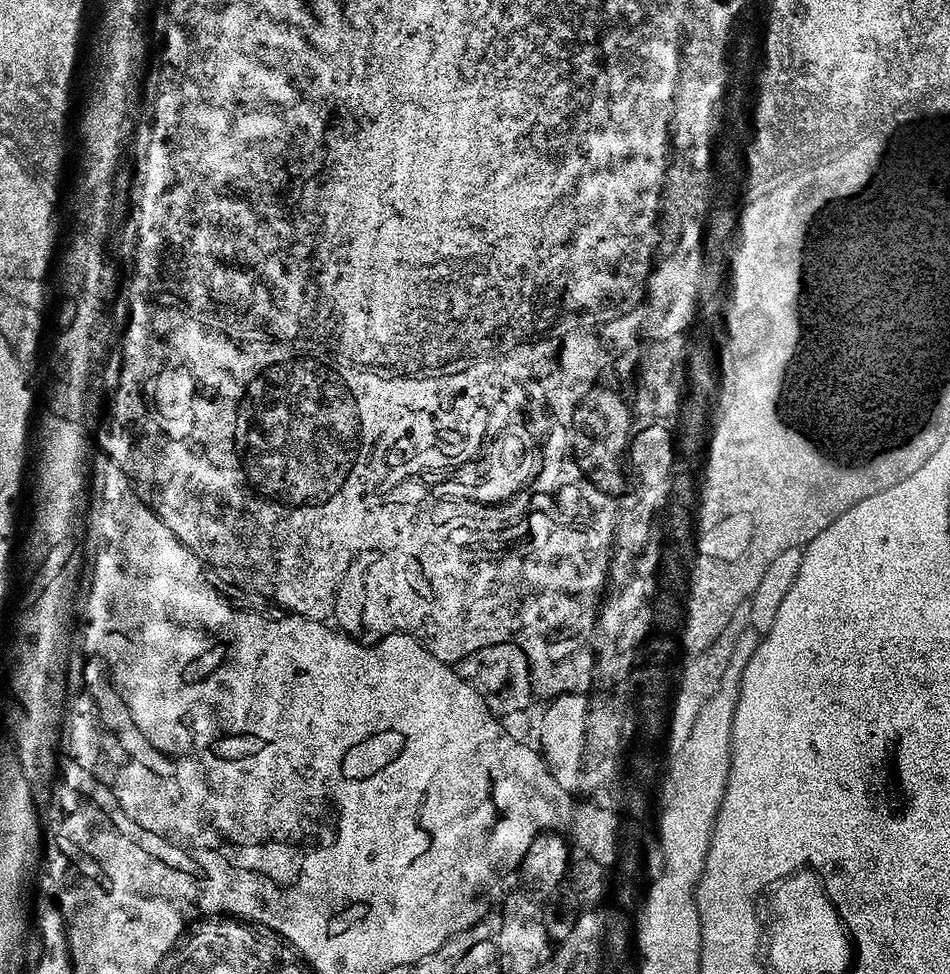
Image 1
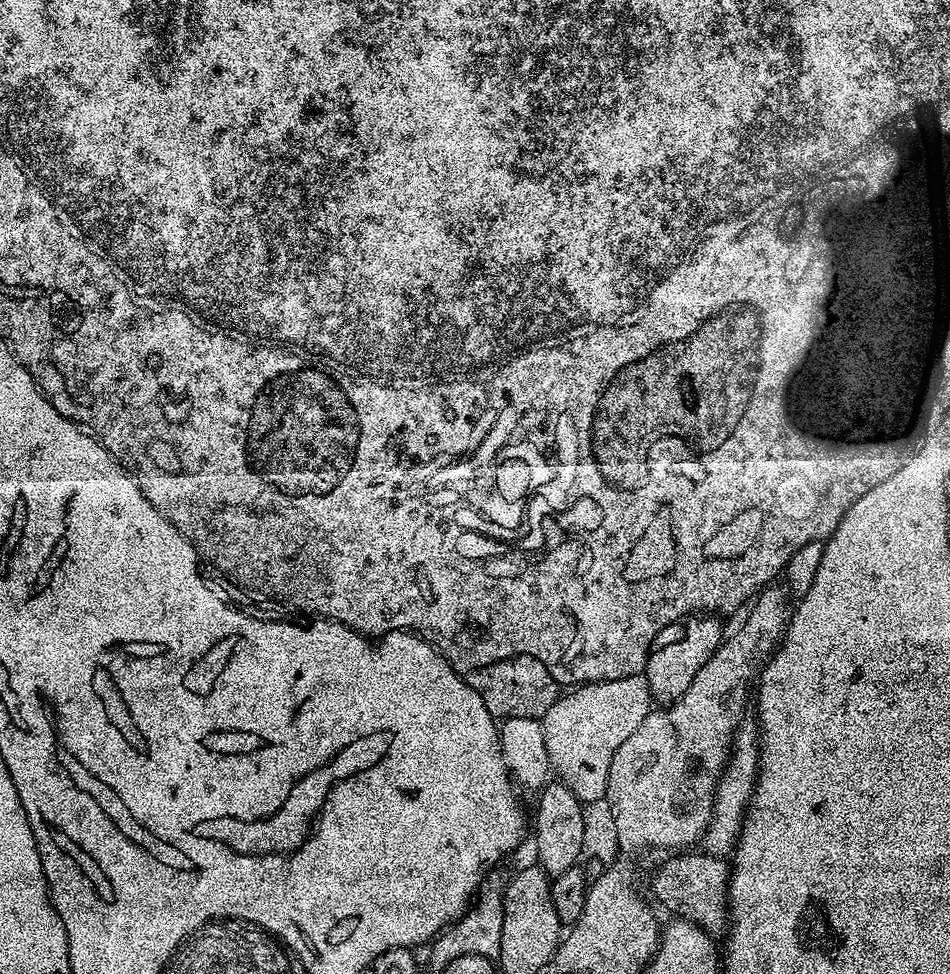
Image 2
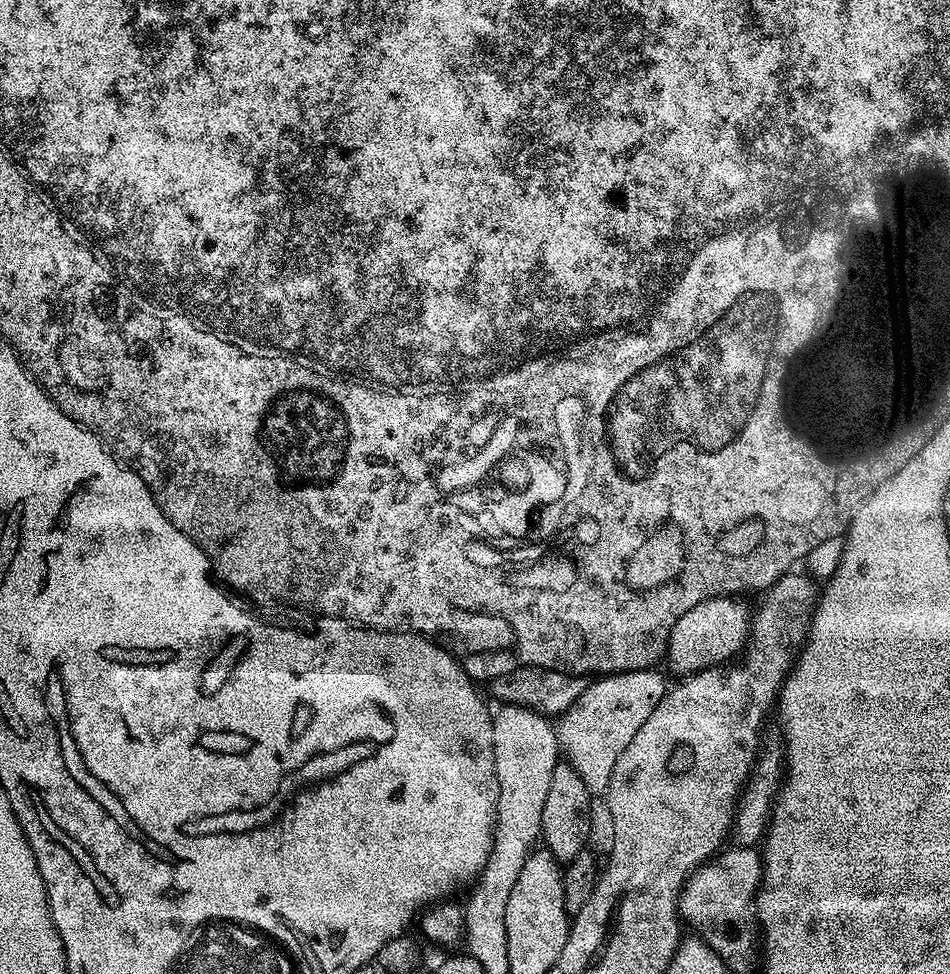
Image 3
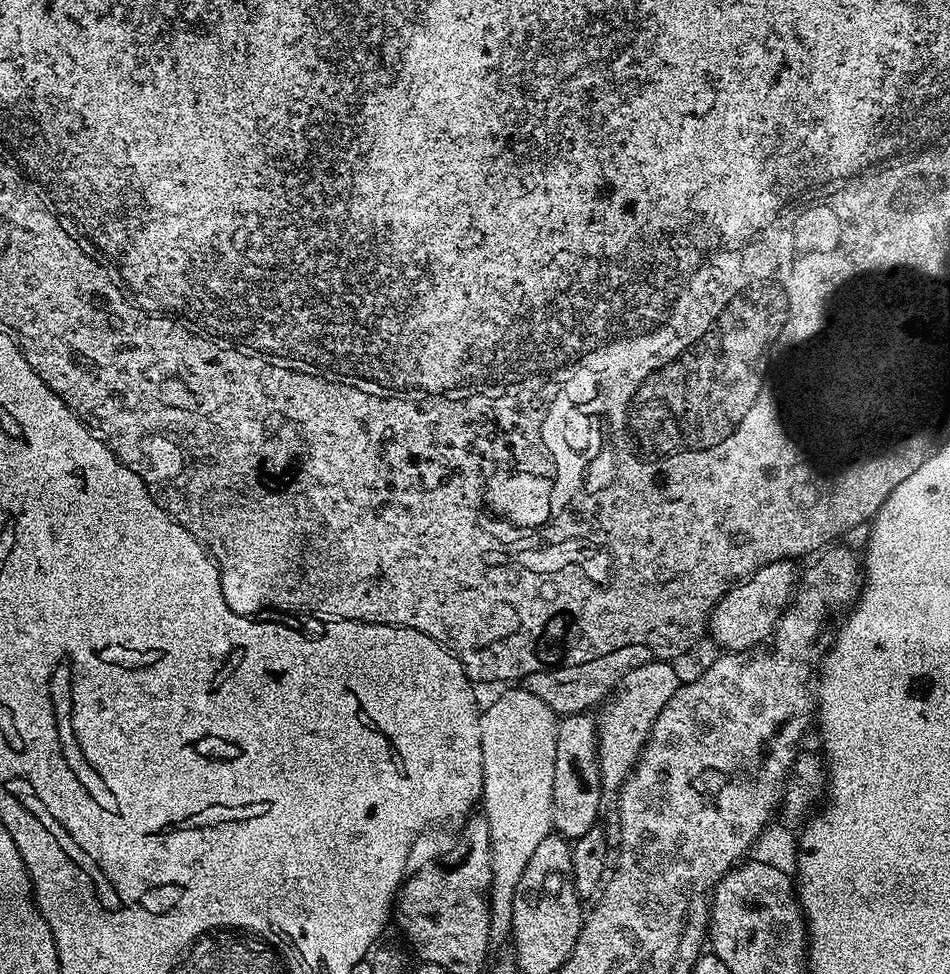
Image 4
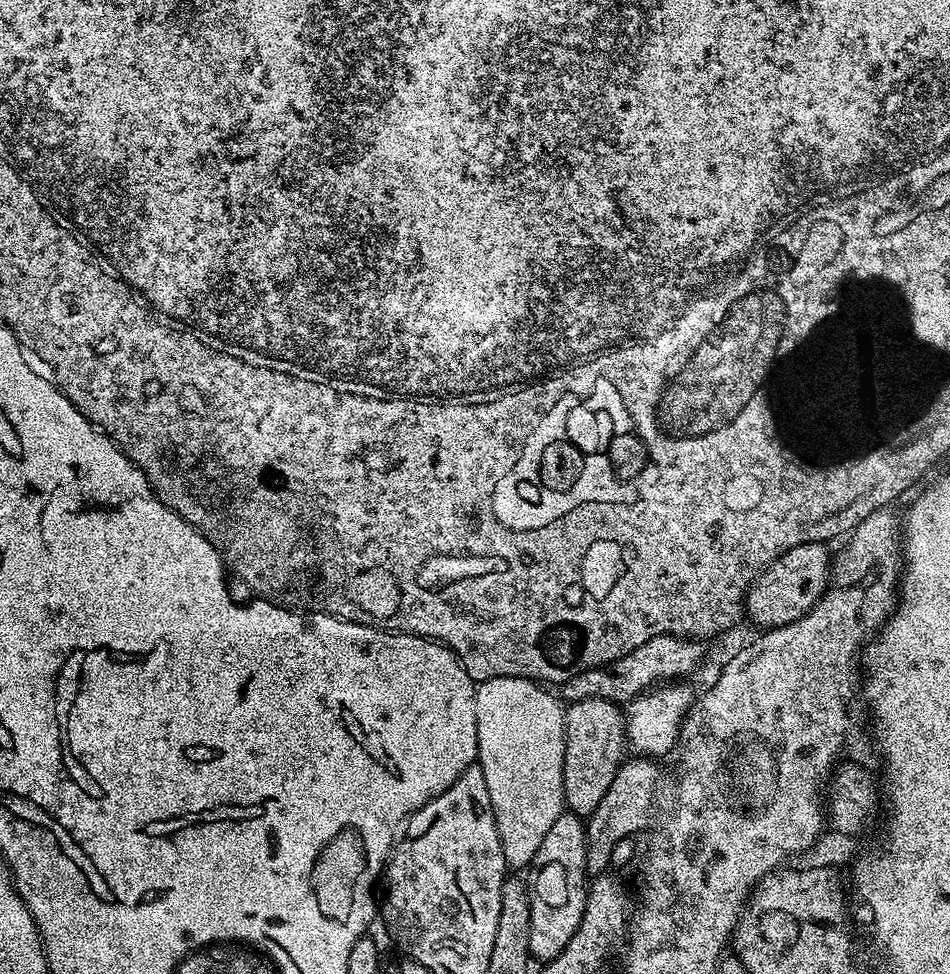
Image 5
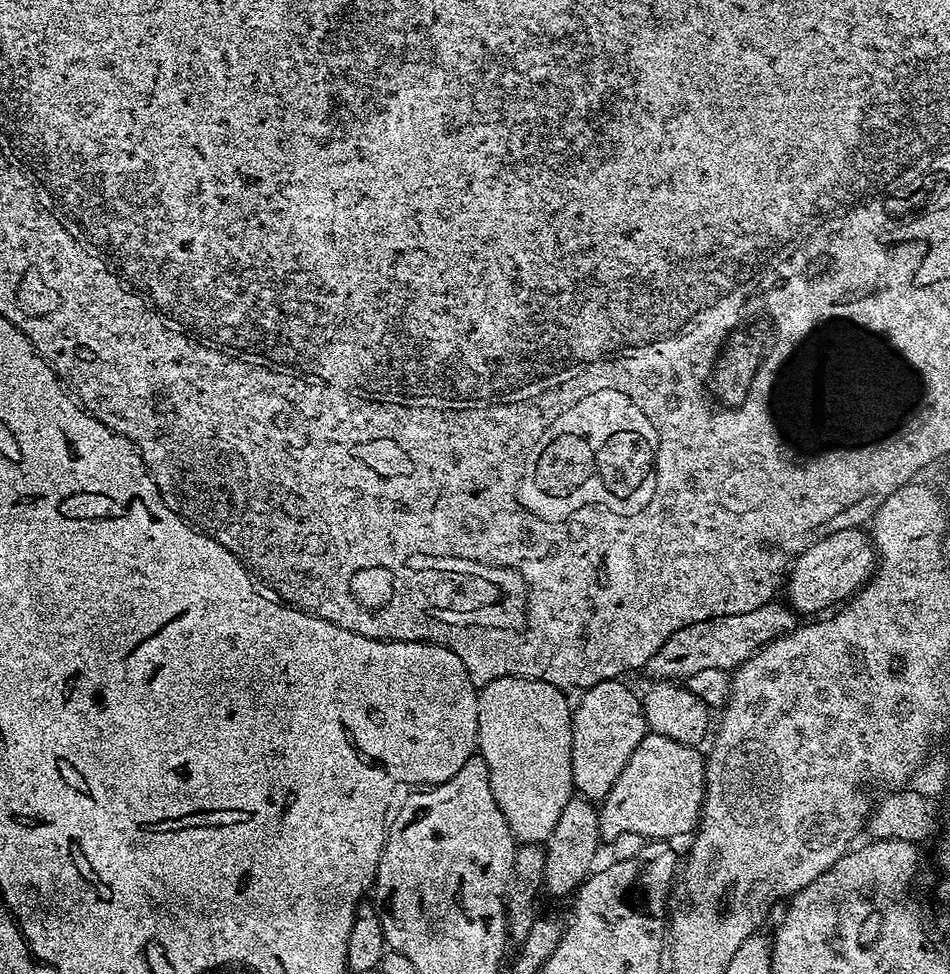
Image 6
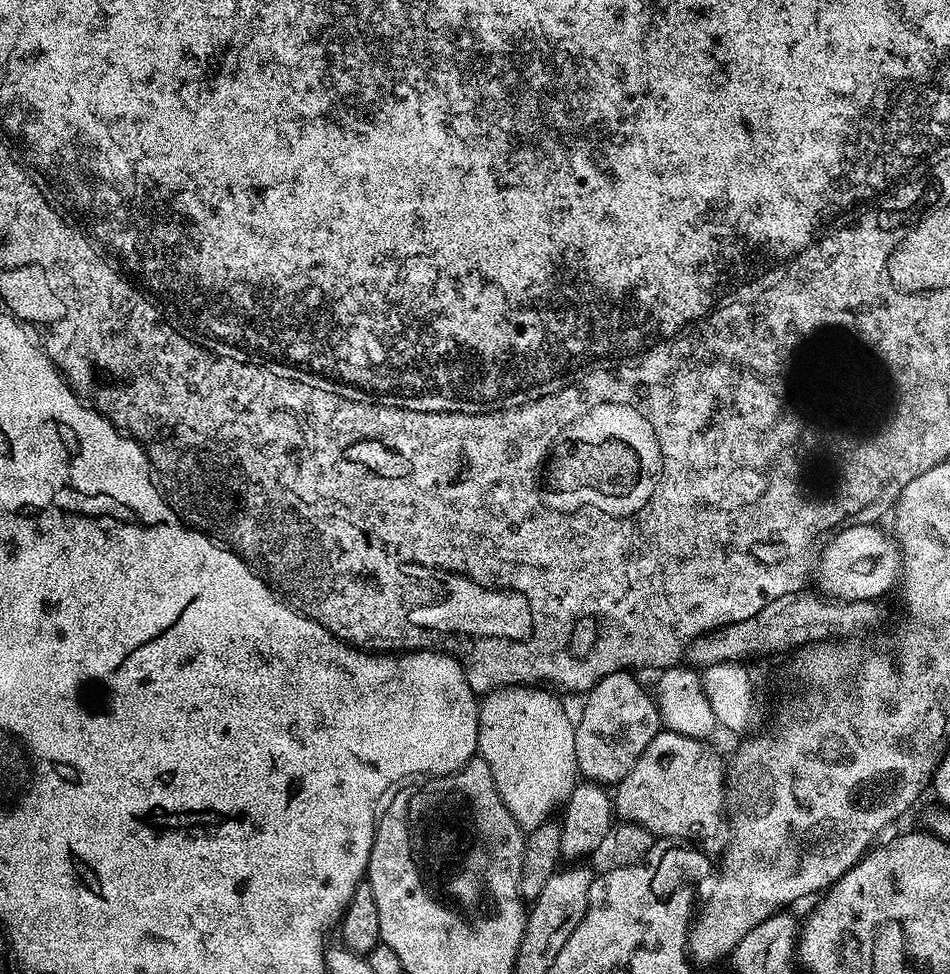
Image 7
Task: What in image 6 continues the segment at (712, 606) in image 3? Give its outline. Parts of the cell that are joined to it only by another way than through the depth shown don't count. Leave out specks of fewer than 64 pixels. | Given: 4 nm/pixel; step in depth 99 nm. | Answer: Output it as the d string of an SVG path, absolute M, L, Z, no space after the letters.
M860 528L838 530L826 538L815 540L792 561L786 576L786 600L793 612L827 613L855 596L872 579L878 564L878 553L871 539L862 533Z

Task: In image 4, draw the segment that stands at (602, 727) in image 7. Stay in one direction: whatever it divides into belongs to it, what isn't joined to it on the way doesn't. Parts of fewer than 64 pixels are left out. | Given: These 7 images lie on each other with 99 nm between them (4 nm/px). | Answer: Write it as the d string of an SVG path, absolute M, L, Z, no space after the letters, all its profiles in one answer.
M591 715L565 716L556 725L554 746L554 802L552 803L552 827L568 840L577 840L586 830L597 827L600 816L600 759L596 753L596 722Z

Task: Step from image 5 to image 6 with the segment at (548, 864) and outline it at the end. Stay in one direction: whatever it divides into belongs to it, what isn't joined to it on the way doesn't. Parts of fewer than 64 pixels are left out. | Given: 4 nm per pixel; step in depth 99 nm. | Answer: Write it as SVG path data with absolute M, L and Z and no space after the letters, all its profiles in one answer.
M576 794L562 806L562 815L550 838L546 841L546 870L544 871L543 891L552 896L571 897L576 889L588 879L590 875L590 861L594 858L594 850L601 844L600 813L597 805L591 800Z

